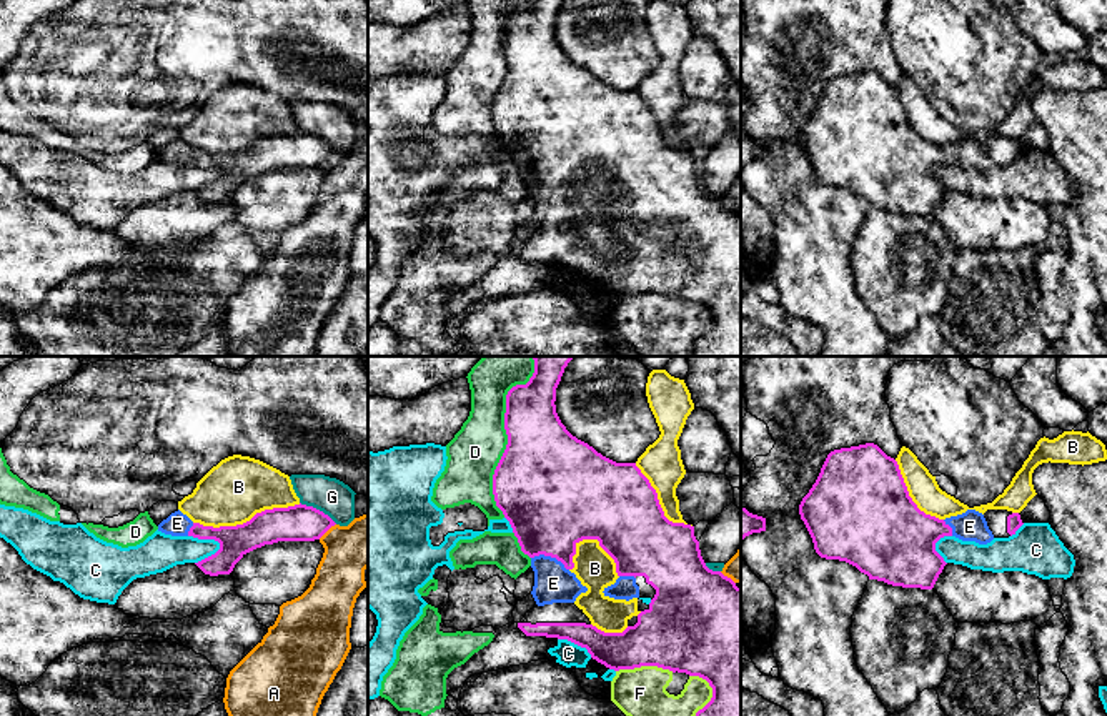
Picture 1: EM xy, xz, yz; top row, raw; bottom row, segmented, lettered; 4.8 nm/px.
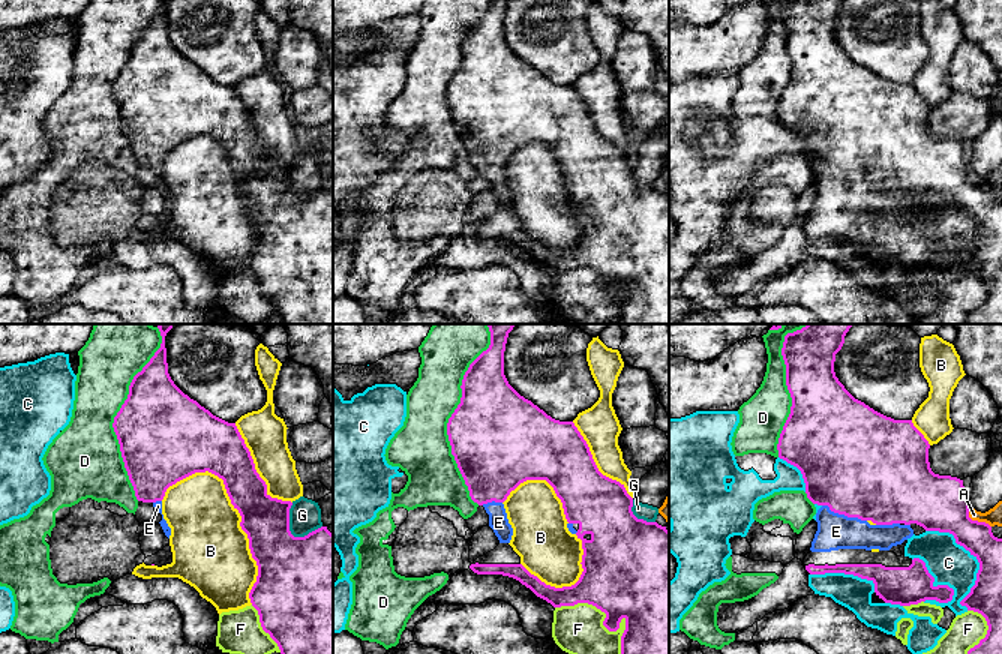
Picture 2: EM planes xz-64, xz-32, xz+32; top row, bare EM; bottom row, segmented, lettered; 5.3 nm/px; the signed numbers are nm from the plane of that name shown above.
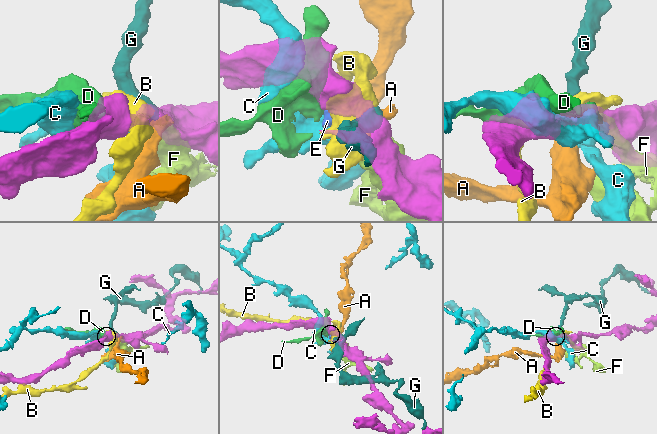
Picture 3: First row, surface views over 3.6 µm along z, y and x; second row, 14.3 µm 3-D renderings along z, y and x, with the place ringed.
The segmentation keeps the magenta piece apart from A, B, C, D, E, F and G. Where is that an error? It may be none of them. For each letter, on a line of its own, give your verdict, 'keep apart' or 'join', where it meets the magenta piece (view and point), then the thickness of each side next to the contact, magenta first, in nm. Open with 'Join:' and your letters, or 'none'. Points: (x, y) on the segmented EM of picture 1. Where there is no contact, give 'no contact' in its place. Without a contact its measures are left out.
Join: E
A: keep apart; meets magenta in xy at (327, 530); 180 nm thick on the magenta side, 240 nm on the other
B: keep apart; meets magenta in xy at (247, 522); 180 nm thick on the magenta side, 300 nm on the other
C: keep apart; meets magenta in xy at (207, 538); 150 nm thick on the magenta side, 180 nm on the other
D: keep apart; meets magenta in xz at (506, 433); 420 nm thick on the magenta side, 260 nm on the other
E: join; meets magenta in xz at (550, 555); 460 nm thick on the magenta side, 190 nm on the other
F: keep apart; meets magenta in xz at (645, 665); 400 nm thick on the magenta side, 240 nm on the other
G: keep apart; meets magenta in xy at (318, 510); 180 nm thick on the magenta side, 170 nm on the other

